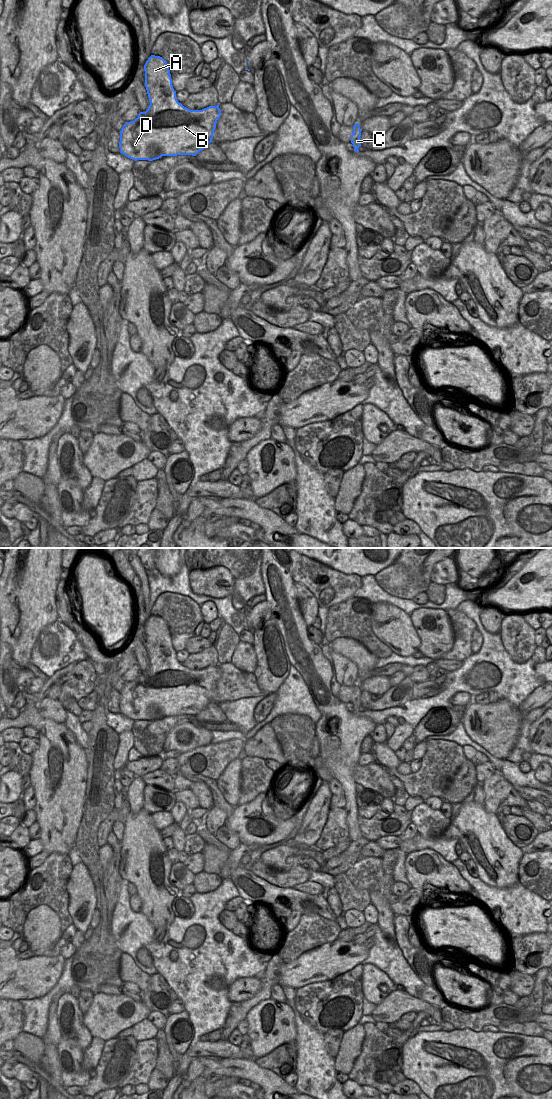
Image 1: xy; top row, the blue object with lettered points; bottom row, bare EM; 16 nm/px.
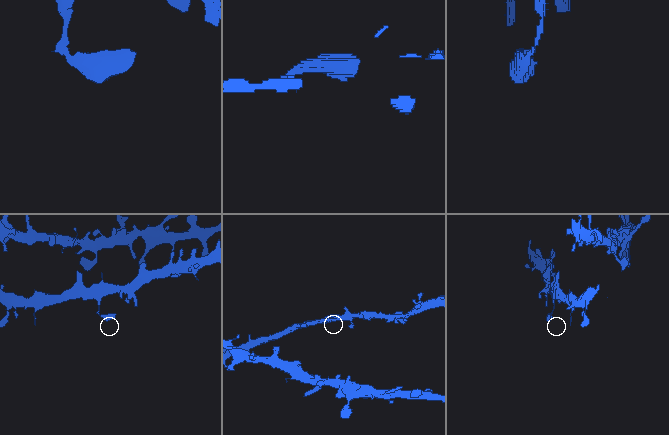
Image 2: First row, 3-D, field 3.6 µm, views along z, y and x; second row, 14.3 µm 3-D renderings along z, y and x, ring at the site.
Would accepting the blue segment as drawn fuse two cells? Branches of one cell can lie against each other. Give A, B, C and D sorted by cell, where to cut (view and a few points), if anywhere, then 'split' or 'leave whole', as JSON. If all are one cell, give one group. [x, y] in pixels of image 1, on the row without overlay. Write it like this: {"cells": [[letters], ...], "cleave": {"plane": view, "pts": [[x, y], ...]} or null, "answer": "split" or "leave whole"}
{"cells": [["A", "B", "C", "D"]], "cleave": null, "answer": "leave whole"}

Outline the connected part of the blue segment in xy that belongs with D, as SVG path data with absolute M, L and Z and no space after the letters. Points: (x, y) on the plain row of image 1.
M151 615L144 625L145 647L150 665L121 689L119 708L126 717L153 721L162 716L196 716L209 703L217 680L219 664L190 670L178 662L167 622Z

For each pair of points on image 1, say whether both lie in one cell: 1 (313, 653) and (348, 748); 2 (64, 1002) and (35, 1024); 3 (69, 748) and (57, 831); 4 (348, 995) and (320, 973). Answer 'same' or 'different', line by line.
1: same
2: different
3: same
4: different

